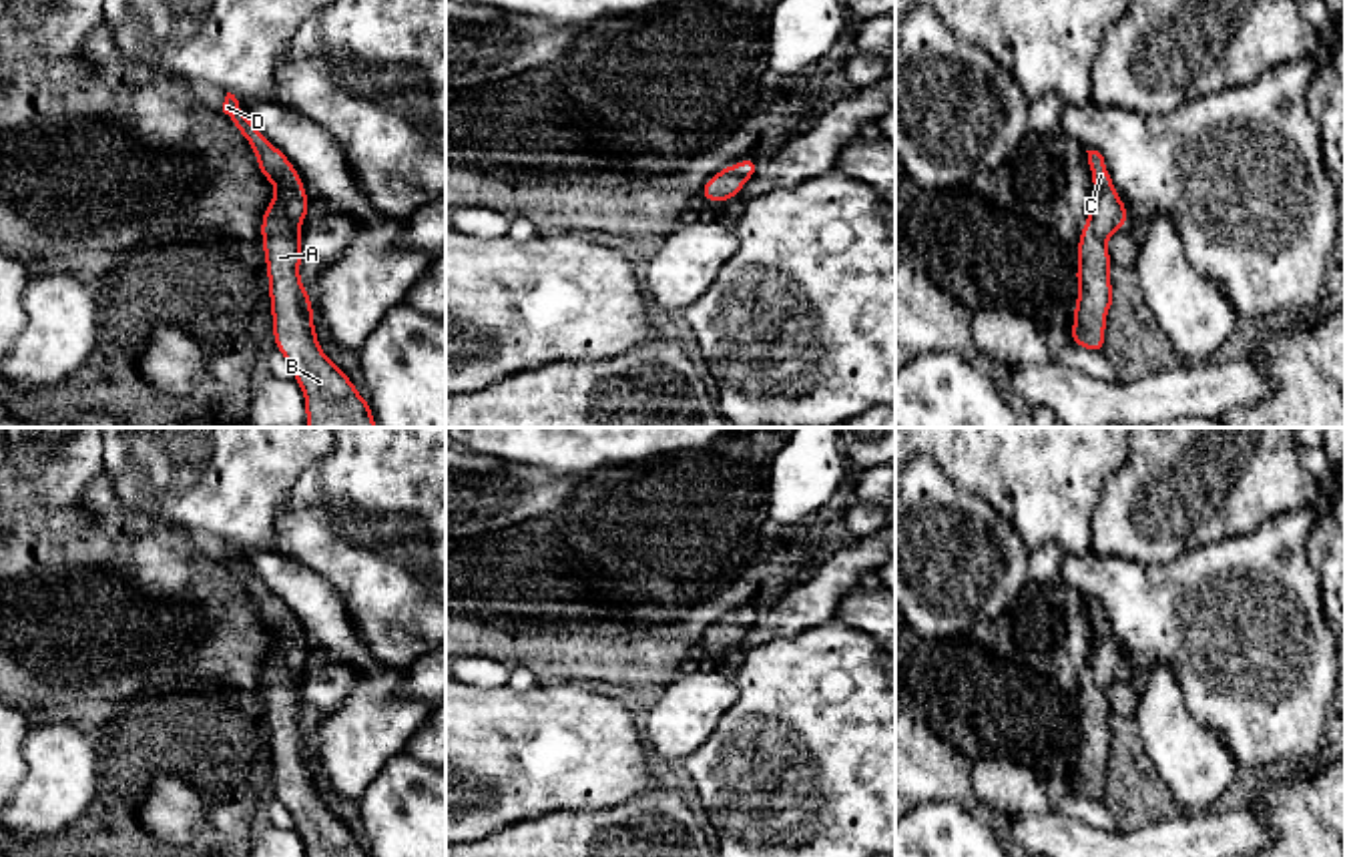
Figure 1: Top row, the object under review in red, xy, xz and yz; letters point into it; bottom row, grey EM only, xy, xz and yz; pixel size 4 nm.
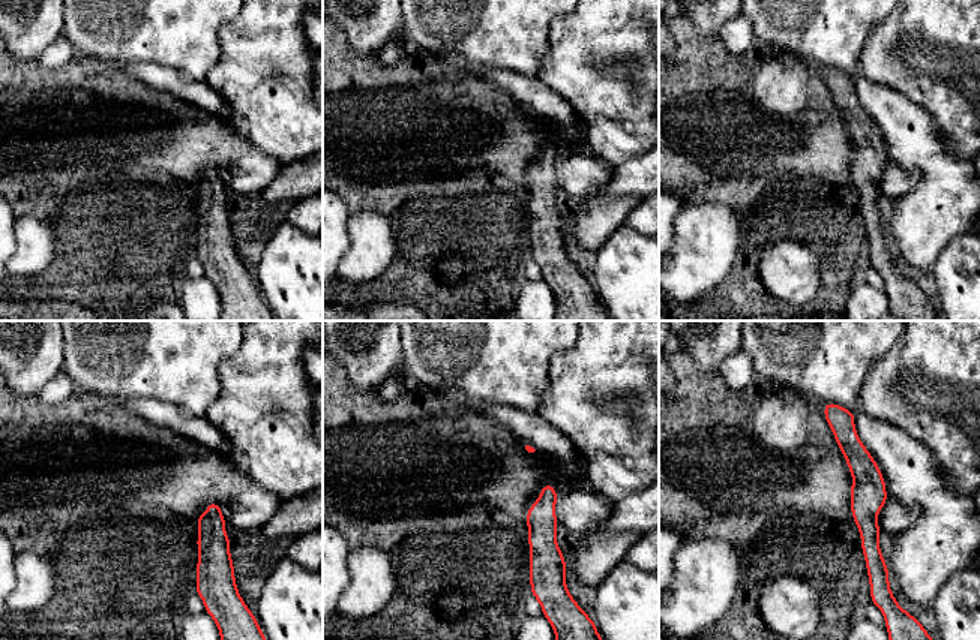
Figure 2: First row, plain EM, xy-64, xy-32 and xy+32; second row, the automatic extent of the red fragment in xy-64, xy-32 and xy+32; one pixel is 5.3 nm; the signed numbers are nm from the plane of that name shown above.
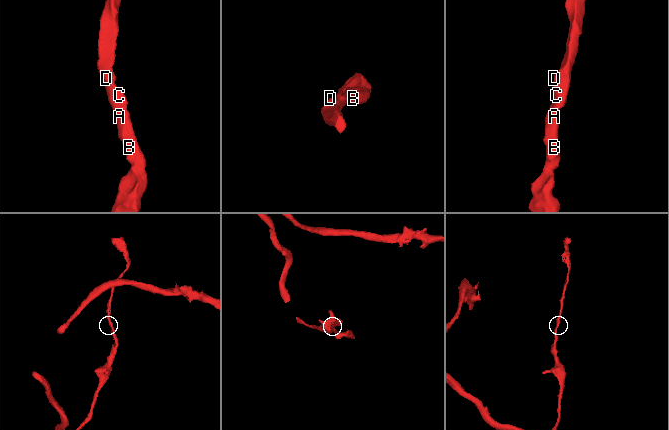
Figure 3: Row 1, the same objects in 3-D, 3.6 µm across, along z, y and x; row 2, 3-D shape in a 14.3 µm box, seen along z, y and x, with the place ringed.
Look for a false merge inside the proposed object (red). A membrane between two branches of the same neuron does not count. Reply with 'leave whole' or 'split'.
leave whole

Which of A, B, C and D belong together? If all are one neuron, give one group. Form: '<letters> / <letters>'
A B C D

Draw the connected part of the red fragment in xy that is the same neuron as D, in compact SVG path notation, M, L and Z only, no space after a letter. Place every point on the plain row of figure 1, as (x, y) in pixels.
M227 542L223 562L251 594L261 624L277 638L261 668L275 799L293 817L305 857L369 857L317 791L311 745L299 727L301 670L309 666L303 630L291 610L239 560L235 544Z

